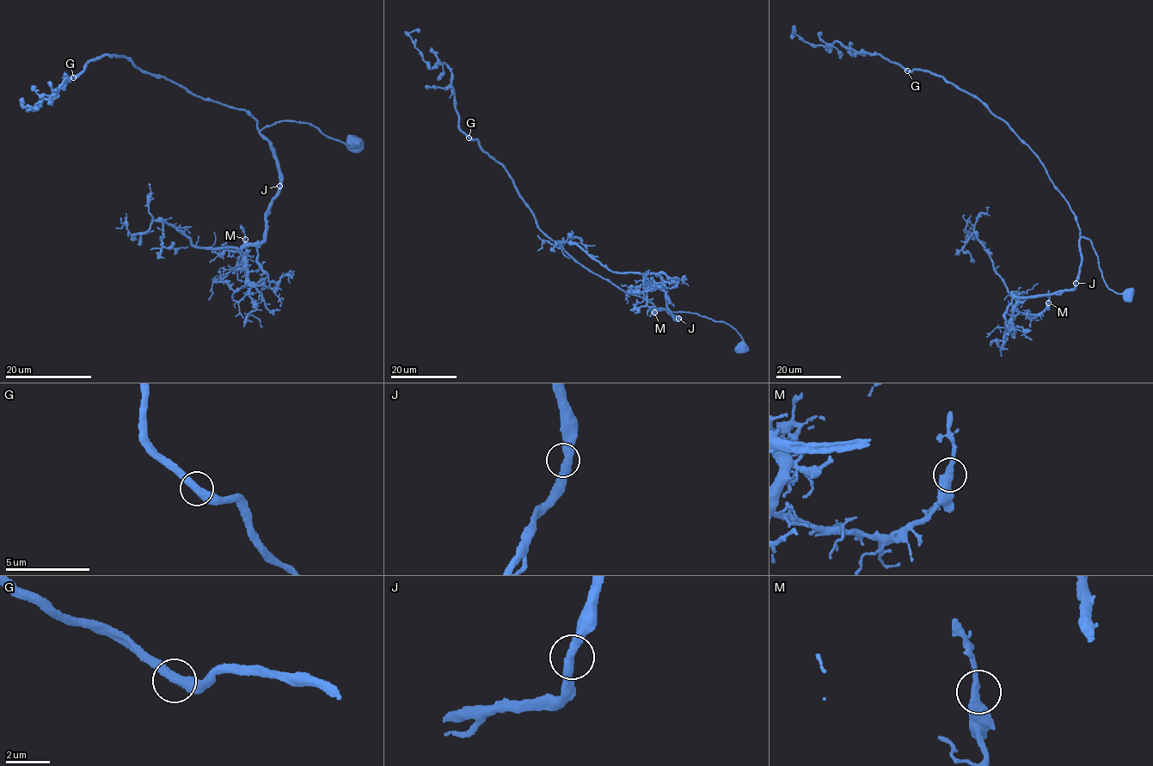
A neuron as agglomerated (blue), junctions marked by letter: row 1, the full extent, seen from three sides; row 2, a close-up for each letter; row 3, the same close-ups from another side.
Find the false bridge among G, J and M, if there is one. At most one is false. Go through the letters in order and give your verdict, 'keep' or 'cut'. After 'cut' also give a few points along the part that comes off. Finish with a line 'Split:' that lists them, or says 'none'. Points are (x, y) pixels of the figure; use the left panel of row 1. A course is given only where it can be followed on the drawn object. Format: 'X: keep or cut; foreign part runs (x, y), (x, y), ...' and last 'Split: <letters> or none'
G: keep
J: keep
M: keep
Split: none

